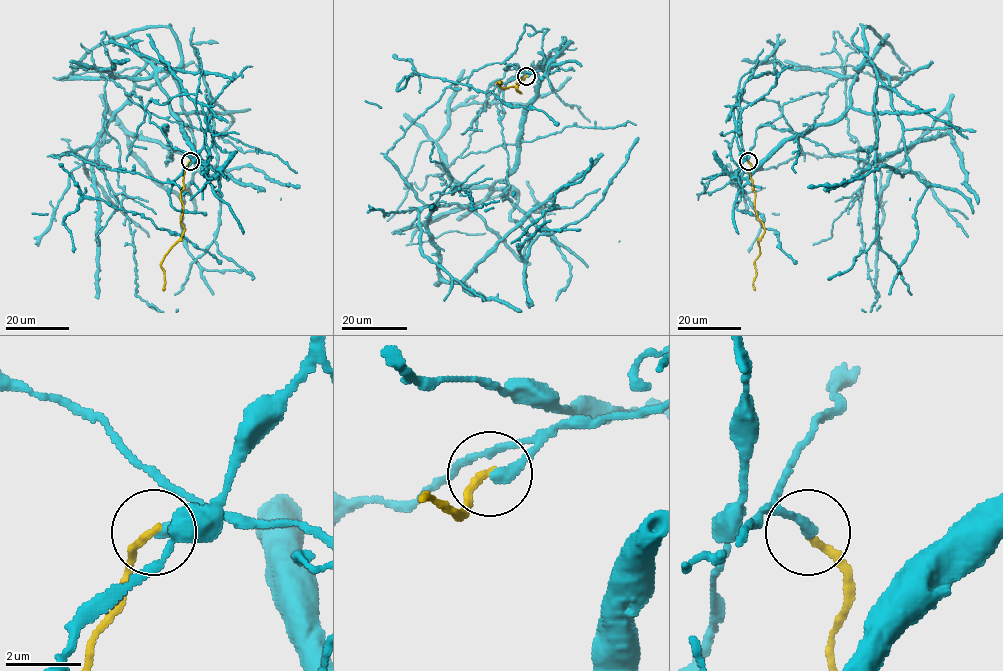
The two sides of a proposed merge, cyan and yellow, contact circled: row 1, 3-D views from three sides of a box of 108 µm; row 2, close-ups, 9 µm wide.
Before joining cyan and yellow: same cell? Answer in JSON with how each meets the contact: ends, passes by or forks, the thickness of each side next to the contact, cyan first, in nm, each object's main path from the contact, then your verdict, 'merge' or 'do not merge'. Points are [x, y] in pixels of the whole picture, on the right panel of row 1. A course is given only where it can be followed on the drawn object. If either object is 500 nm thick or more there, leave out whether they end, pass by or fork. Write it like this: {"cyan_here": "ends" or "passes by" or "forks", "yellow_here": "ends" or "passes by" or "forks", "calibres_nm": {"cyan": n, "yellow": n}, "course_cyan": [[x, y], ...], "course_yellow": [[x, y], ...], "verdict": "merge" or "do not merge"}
{"cyan_here": "ends", "yellow_here": "ends", "calibres_nm": {"cyan": 320, "yellow": 200}, "course_cyan": [[747, 162], [743, 177], [831, 124], [867, 62], [880, 162], [949, 115], [870, 167], [881, 80], [967, 138]], "course_yellow": [[747, 162], [751, 165], [755, 210], [764, 231], [759, 241], [759, 255], [755, 261], [755, 290]], "verdict": "do not merge"}

